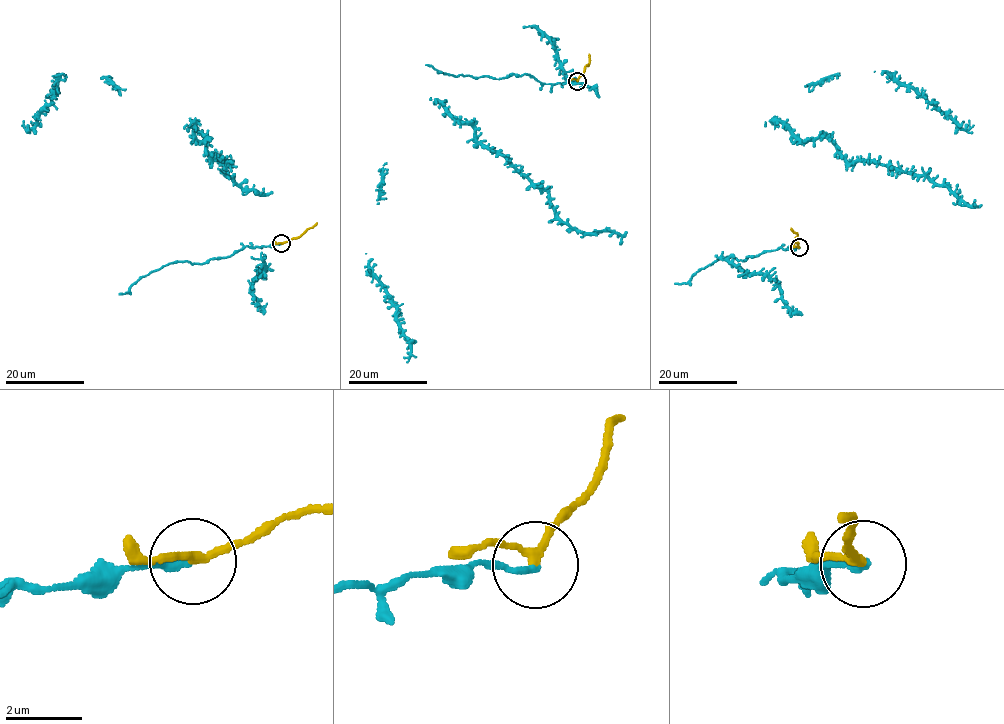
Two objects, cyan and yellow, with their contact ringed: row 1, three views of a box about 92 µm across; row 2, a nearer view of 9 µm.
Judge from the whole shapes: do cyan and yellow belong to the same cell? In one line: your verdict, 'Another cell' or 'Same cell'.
Same cell

